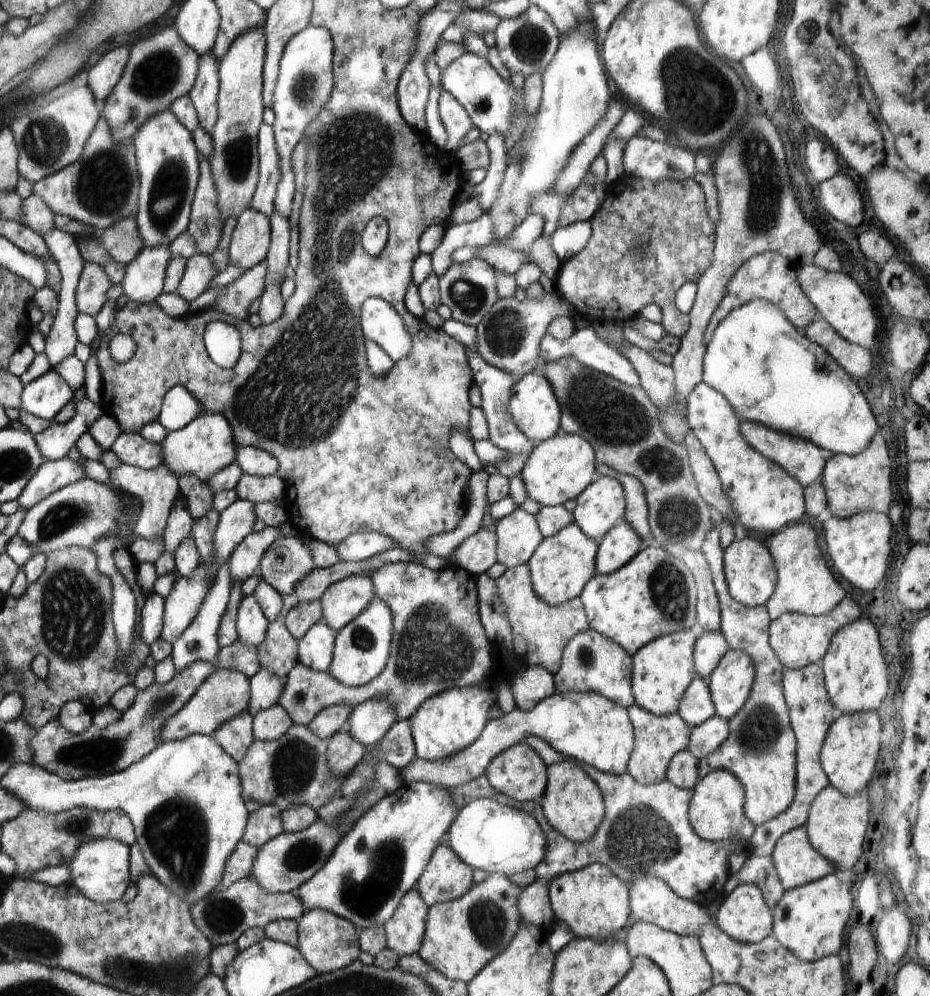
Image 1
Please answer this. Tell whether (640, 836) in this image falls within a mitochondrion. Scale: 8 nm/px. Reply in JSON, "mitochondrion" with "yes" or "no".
{"mitochondrion":"yes"}

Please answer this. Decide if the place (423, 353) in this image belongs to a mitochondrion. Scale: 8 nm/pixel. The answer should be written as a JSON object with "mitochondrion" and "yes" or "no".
{"mitochondrion":"no"}

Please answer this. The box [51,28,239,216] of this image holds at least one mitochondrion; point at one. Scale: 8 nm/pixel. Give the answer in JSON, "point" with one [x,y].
{"point":[156,75]}

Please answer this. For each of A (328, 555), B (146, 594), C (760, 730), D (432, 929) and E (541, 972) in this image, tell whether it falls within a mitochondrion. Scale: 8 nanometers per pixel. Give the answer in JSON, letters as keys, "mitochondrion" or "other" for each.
{"A":"other","B":"other","C":"mitochondrion","D":"other","E":"other"}

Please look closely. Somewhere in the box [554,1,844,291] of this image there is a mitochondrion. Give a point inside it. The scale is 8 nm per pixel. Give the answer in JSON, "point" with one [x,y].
{"point":[690,81]}

